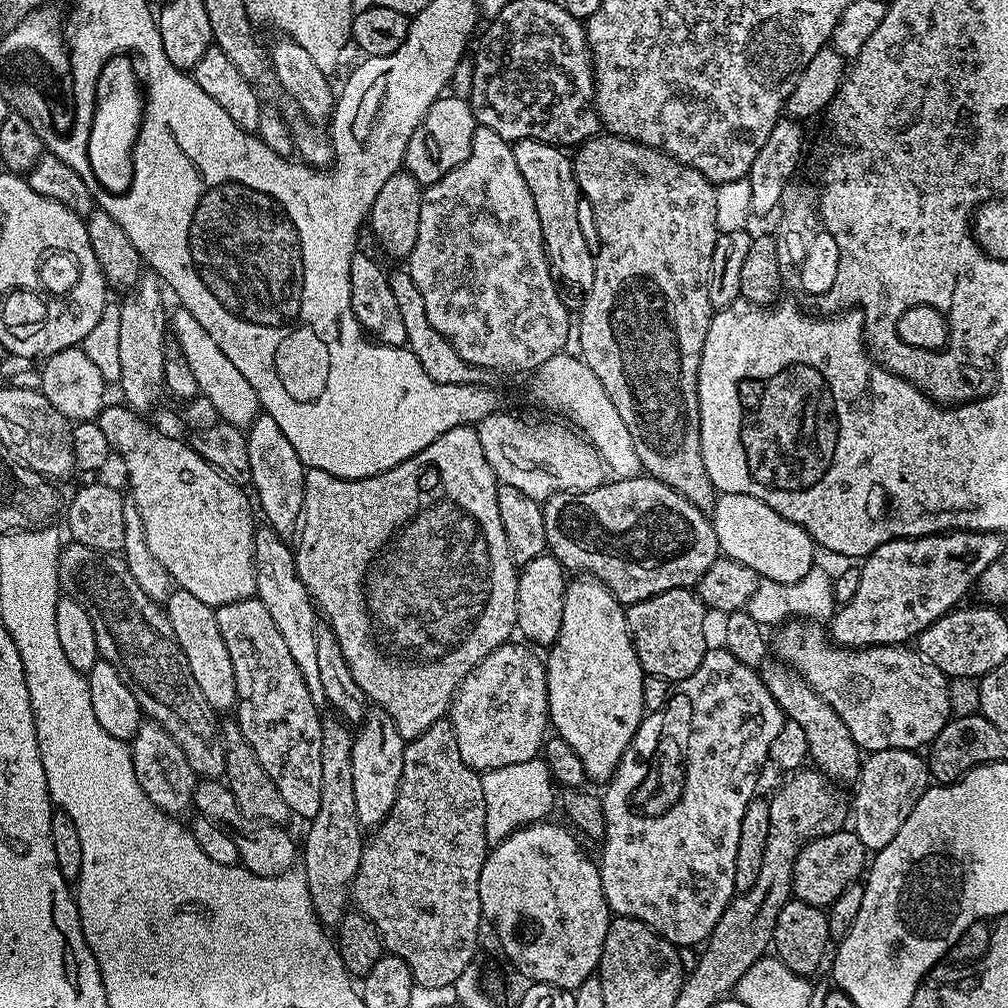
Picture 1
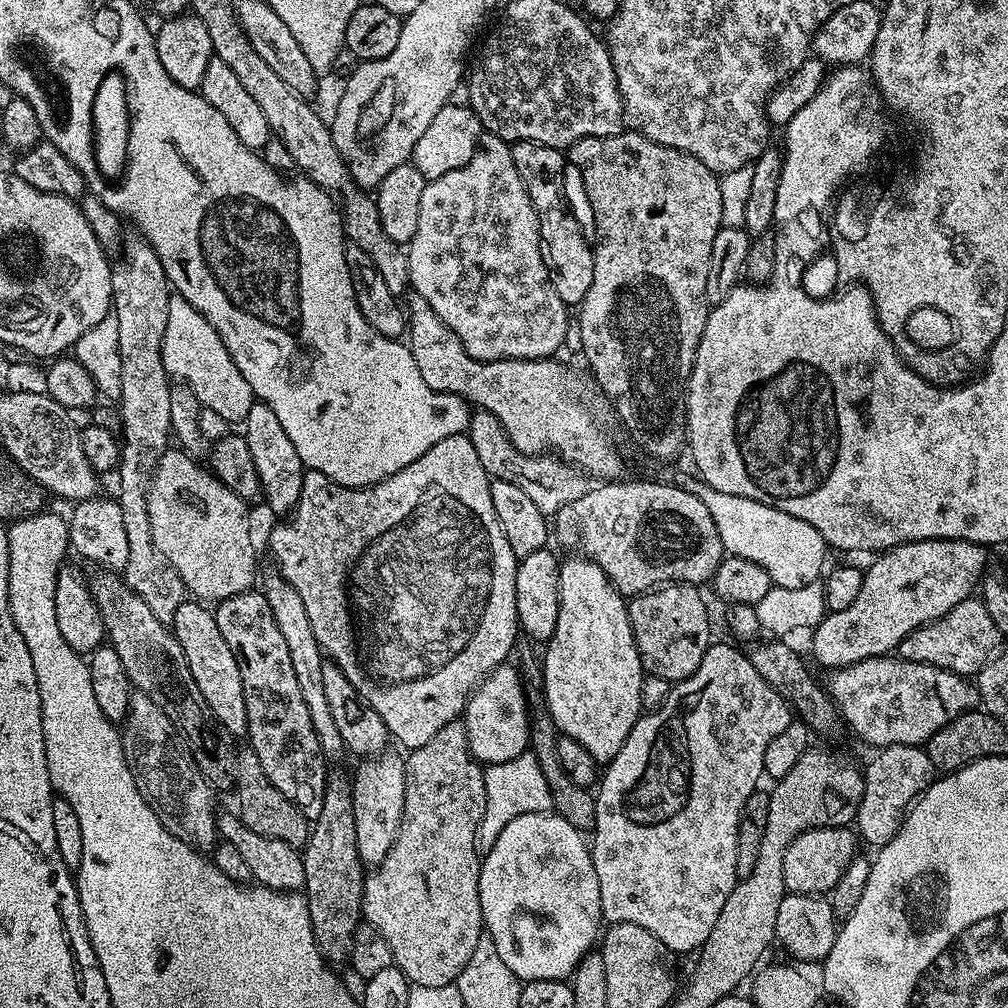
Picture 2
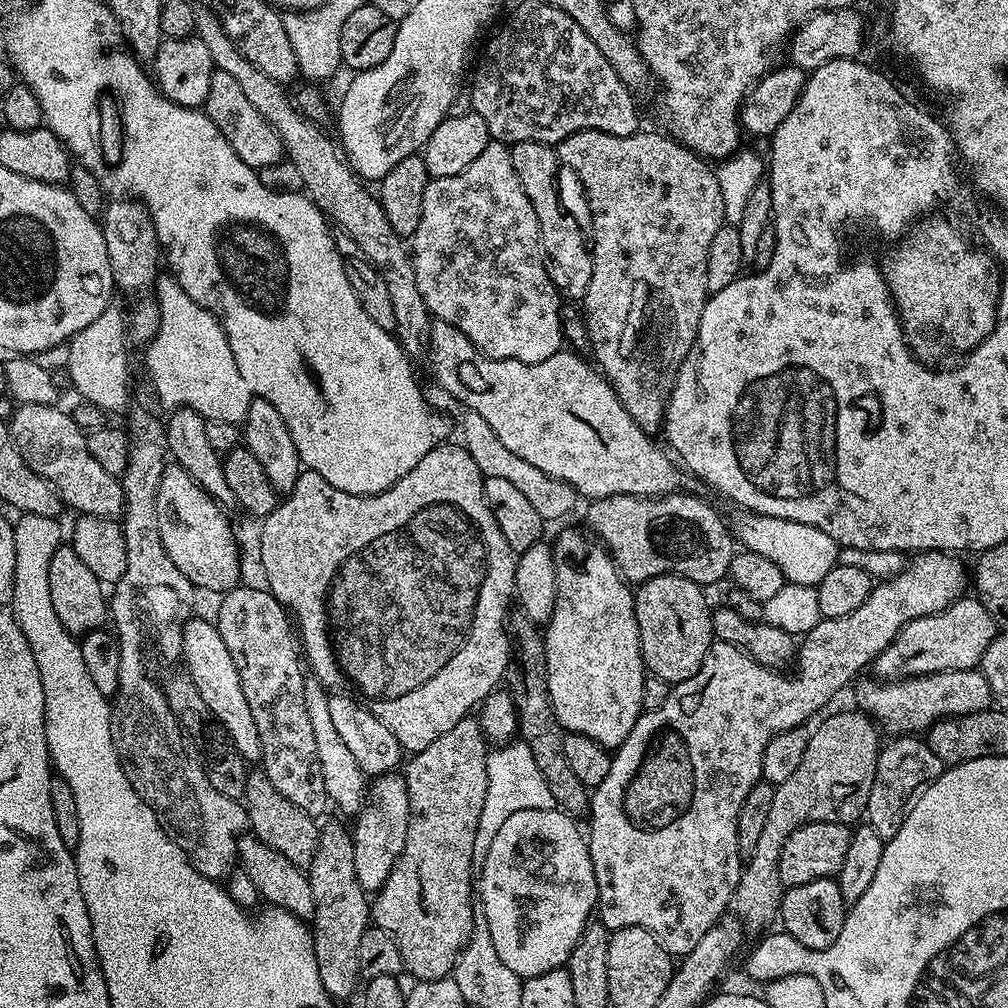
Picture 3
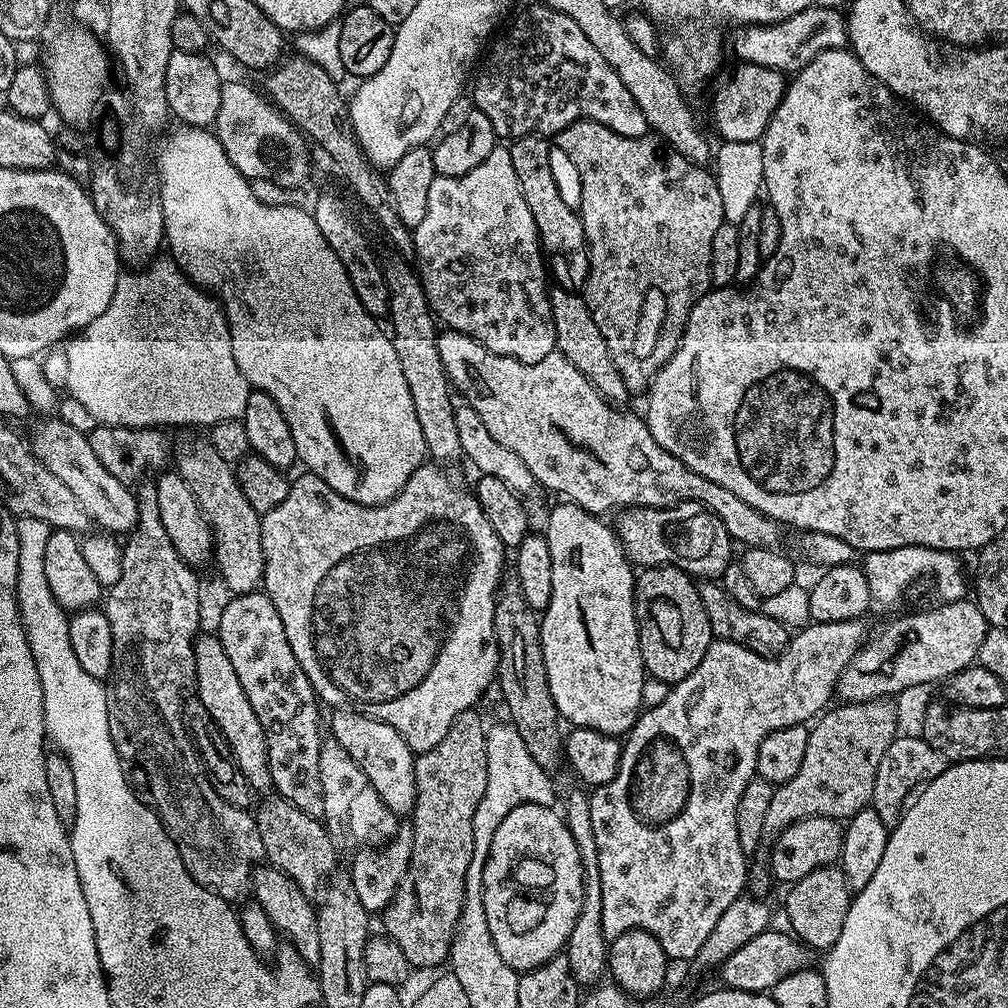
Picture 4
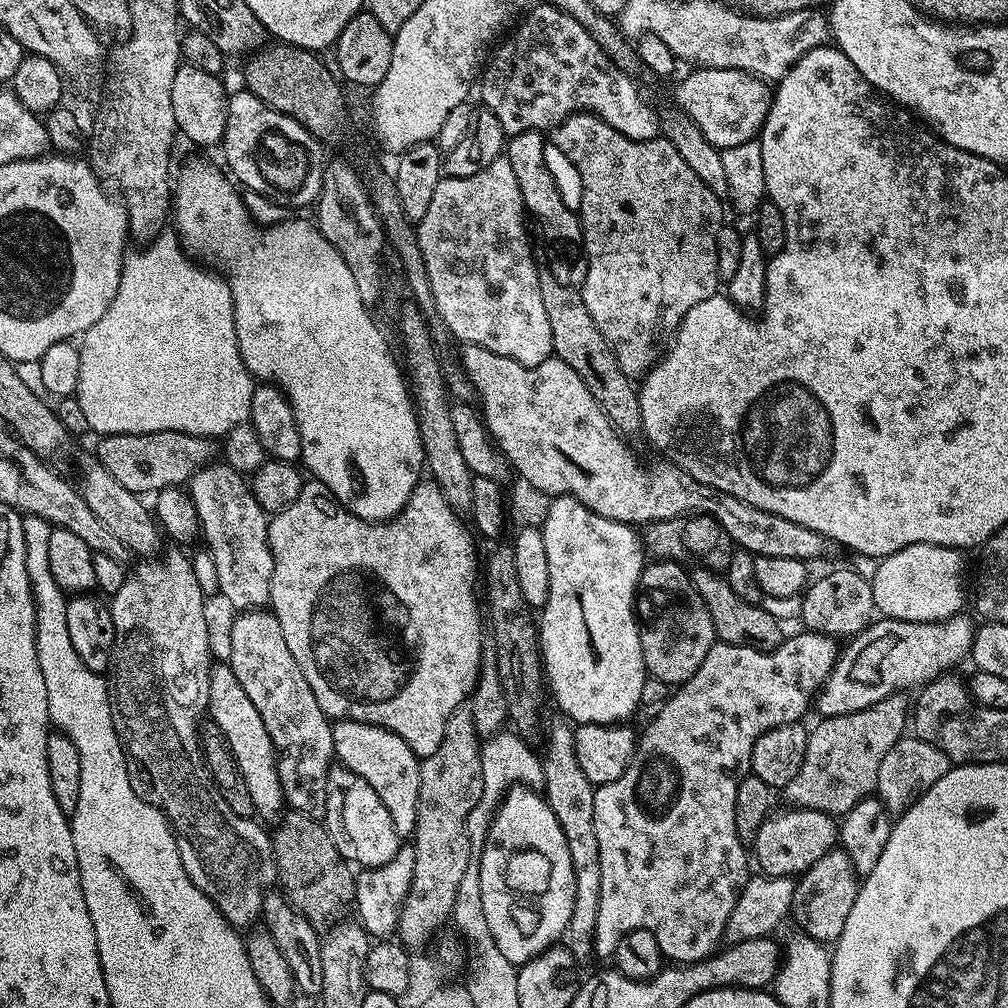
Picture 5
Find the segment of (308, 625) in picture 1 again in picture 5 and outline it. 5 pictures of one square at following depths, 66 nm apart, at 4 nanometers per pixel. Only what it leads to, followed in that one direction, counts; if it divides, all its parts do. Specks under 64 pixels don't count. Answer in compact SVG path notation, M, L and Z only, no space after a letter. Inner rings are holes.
M334 766L328 771L328 797L322 823L334 846L338 846L338 854L342 854L349 865L360 864L361 869L386 866L402 847L394 818L390 818L390 810L386 810L382 798L374 794L374 786L370 786L366 778L358 778L354 770L343 766Z

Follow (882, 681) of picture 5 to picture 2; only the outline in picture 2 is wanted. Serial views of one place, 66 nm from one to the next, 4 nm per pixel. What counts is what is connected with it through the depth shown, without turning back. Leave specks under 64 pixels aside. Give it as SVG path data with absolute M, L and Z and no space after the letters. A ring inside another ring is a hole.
M969 598L954 606L954 610L942 618L923 624L905 640L901 640L898 655L902 660L933 664L965 678L972 678L992 659L1001 644L1000 631L994 618L990 618L990 610L986 610L983 599Z

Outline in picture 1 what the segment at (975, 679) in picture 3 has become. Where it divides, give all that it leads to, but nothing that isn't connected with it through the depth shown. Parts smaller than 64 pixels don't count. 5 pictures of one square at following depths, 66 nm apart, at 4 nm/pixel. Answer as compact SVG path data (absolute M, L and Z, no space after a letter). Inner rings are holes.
M793 618L779 625L775 629L775 632L775 655L783 660L784 663L789 664L815 692L822 694L822 698L826 698L826 702L830 702L830 706L834 706L838 718L842 718L842 722L846 722L846 730L850 730L850 738L854 738L856 745L865 753L877 752L878 750L894 750L895 748L923 749L932 743L932 739L938 734L938 730L942 730L942 726L947 724L953 715L952 692L948 689L948 684L950 684L949 677L945 676L942 670L938 670L938 666L934 666L934 662L927 660L915 647L901 646L899 644L883 644L882 646L874 646L873 648L841 648L830 639L829 633L826 631L823 623L807 618Z

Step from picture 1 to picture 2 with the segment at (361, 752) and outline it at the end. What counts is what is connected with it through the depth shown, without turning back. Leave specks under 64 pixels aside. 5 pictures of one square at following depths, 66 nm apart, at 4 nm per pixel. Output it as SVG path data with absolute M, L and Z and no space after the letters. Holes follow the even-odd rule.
M385 750L378 756L361 759L356 773L351 773L354 802L354 830L358 830L358 854L365 866L375 866L390 854L390 846L398 838L398 830L406 802L405 757L399 751Z

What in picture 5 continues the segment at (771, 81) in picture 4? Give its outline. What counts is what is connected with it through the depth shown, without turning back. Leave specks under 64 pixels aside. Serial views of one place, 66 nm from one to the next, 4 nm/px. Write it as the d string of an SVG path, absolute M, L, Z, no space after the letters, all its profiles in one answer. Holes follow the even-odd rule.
M697 67L676 88L676 104L681 113L689 116L706 134L706 140L715 148L721 150L730 146L742 146L748 140L756 140L760 134L760 127L766 122L766 114L772 106L774 88L769 81L761 76L750 74L746 70L734 70L733 68L701 68Z

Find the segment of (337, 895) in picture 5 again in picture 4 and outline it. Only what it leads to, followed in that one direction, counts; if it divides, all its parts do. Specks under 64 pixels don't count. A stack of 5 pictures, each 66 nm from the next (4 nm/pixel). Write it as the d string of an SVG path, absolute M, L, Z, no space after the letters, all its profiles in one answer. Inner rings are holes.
M261 800L264 801L261 802L260 809L258 804L254 815L267 863L285 872L302 891L309 894L315 894L316 891L319 893L337 867L338 846L332 841L327 827L317 817L298 810L298 806L294 806L289 800Z

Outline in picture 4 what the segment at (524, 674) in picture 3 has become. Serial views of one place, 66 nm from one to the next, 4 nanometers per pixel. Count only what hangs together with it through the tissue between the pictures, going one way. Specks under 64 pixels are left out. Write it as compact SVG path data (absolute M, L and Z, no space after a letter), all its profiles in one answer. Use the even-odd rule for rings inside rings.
M515 570L505 571L500 590L496 593L496 613L494 614L496 641L500 647L500 664L496 667L498 688L504 695L504 704L508 707L507 719L518 730L526 749L542 770L556 774L565 767L564 738L565 725L554 698L550 694L550 682L546 674L546 662L542 654L540 637L540 616L537 609L526 602L522 586L518 582Z

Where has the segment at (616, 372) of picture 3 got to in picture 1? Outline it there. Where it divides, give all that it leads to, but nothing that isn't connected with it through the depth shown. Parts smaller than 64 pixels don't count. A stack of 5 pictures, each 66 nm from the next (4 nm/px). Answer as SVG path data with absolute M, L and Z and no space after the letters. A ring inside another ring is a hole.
M597 134L590 140L585 140L583 144L575 149L572 156L572 169L576 175L576 185L580 188L580 195L592 207L592 220L596 223L596 236L600 239L600 248L595 249L594 255L596 258L596 269L594 270L594 287L590 289L590 294L586 298L586 302L578 309L578 315L581 322L581 340L582 348L580 356L585 364L590 366L590 370L594 370L594 374L598 374L598 382L602 382L602 390L606 390L606 395L610 397L610 402L614 402L614 406L618 410L618 414L622 417L622 422L626 422L626 430L630 430L630 438L634 438L634 450L638 450L638 458L640 459L640 467L647 475L654 477L656 480L661 480L666 486L676 489L678 494L682 494L694 506L698 506L705 514L711 513L715 506L716 497L718 495L716 487L710 482L710 474L706 474L706 462L702 462L702 442L700 441L700 411L698 410L698 394L696 387L698 386L698 370L700 369L700 359L702 358L702 346L706 342L706 330L710 330L710 322L714 315L714 309L710 302L710 294L708 293L708 279L710 278L710 258L714 258L714 246L718 229L716 219L714 218L714 198L716 197L716 185L709 182L704 175L698 170L694 170L689 164L678 162L674 157L666 155L659 148L651 148L645 144L639 144L636 140L625 140L621 137L611 134Z

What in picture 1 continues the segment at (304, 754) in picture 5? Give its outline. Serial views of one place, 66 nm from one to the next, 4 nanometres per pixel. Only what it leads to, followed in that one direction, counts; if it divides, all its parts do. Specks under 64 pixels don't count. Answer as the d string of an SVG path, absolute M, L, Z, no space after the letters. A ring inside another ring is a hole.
M253 598L242 602L223 604L216 609L216 617L218 618L218 630L222 630L222 642L226 642L226 650L230 650L230 662L234 662L234 682L236 683L234 719L240 725L246 742L250 742L250 750L254 750L254 754L258 754L258 762L262 762L262 770L266 770L266 774L270 774L270 782L274 782L274 786L278 786L278 794L282 794L289 813L296 815L297 812L298 815L304 816L305 821L310 822L314 818L314 814L318 814L318 806L322 806L322 730L324 725L322 716L316 713L319 712L318 706L310 698L310 690L306 690L306 682L302 682L302 674L298 674L298 666L294 666L294 658L290 654L290 649L286 646L282 634L278 634L278 626L274 626L274 618L270 618L266 606L262 606L260 600Z

